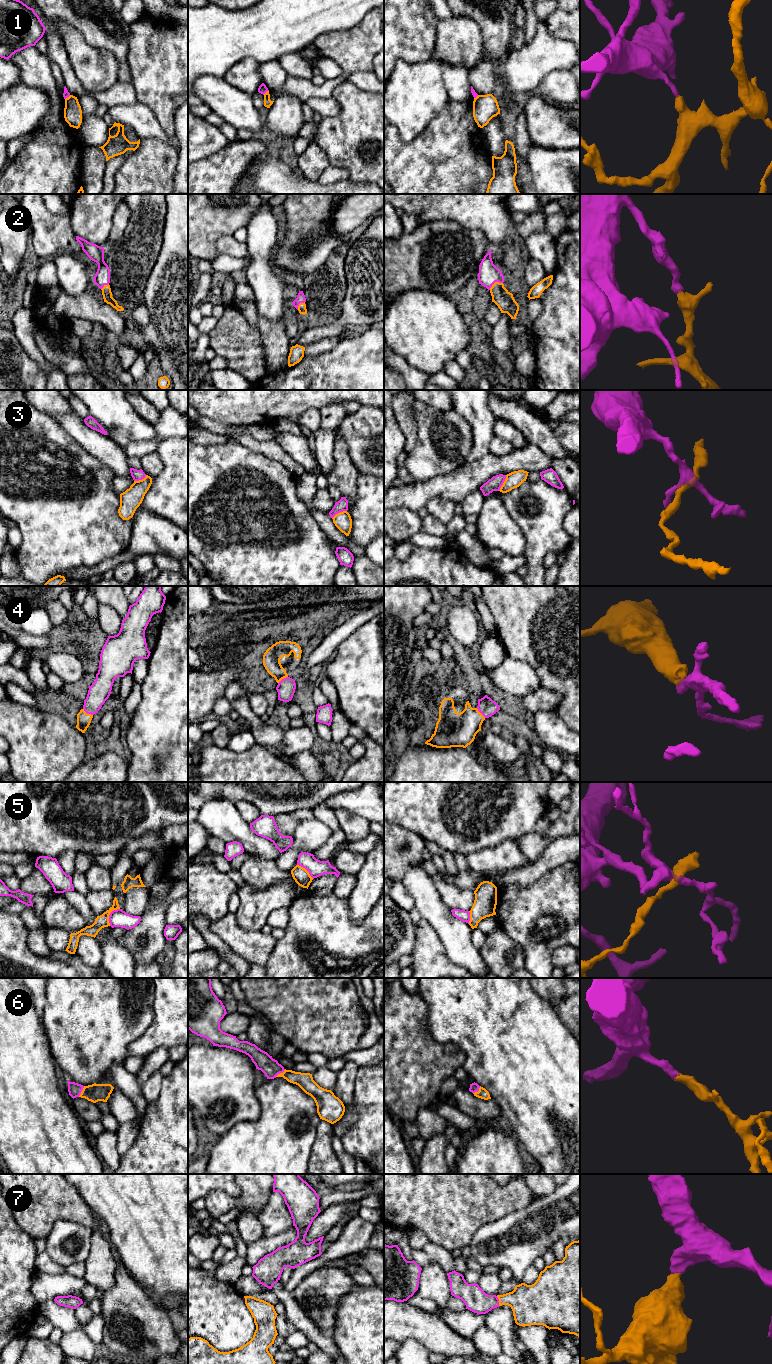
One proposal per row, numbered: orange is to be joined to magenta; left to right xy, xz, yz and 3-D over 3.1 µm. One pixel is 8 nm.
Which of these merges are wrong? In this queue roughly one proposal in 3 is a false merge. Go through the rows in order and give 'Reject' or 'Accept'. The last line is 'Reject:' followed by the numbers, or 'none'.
1: Reject
2: Accept
3: Reject
4: Accept
5: Reject
6: Accept
7: Accept
Reject: 1, 3, 5

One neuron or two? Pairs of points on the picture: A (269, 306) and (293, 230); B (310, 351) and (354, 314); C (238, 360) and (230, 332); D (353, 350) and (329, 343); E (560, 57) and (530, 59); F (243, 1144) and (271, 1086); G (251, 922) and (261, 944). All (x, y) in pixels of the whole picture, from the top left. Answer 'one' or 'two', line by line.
A: two
B: two
C: one
D: two
E: one
F: one
G: two

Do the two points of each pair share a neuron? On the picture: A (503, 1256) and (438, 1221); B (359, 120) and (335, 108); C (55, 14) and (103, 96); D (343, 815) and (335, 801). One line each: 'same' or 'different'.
A: different
B: different
C: different
D: different

